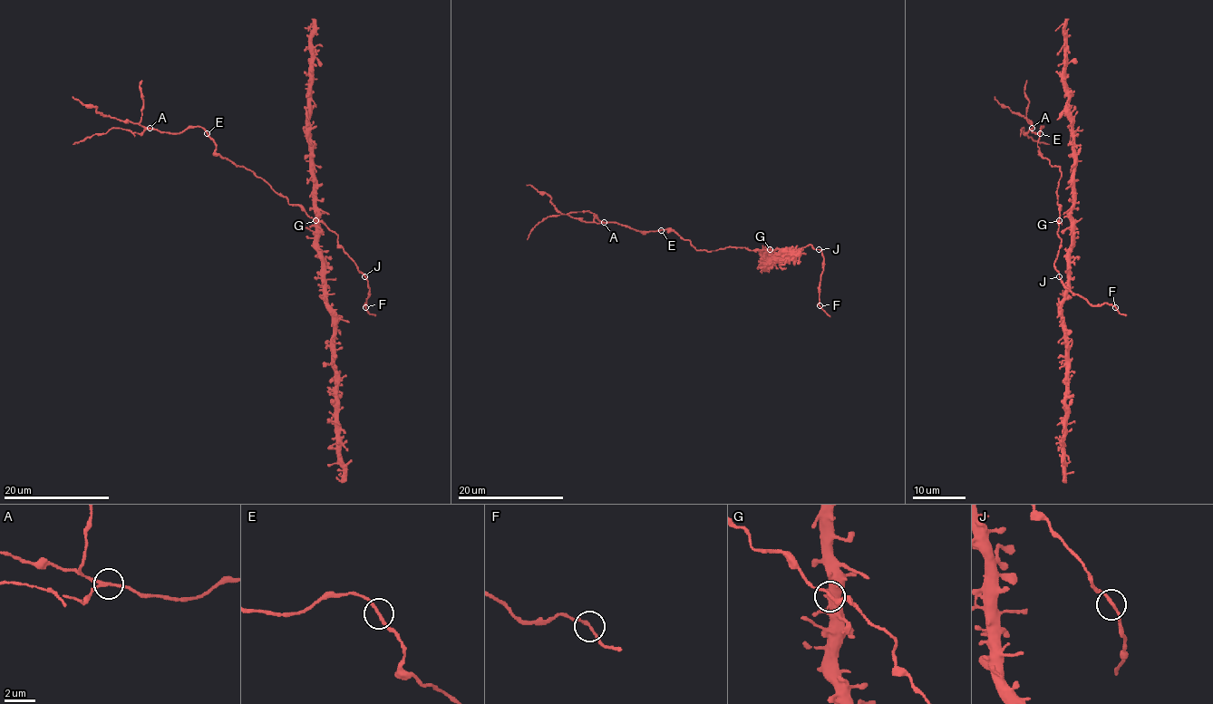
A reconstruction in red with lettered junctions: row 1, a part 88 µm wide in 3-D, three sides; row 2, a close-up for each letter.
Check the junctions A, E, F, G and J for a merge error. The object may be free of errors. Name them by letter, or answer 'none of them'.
A

